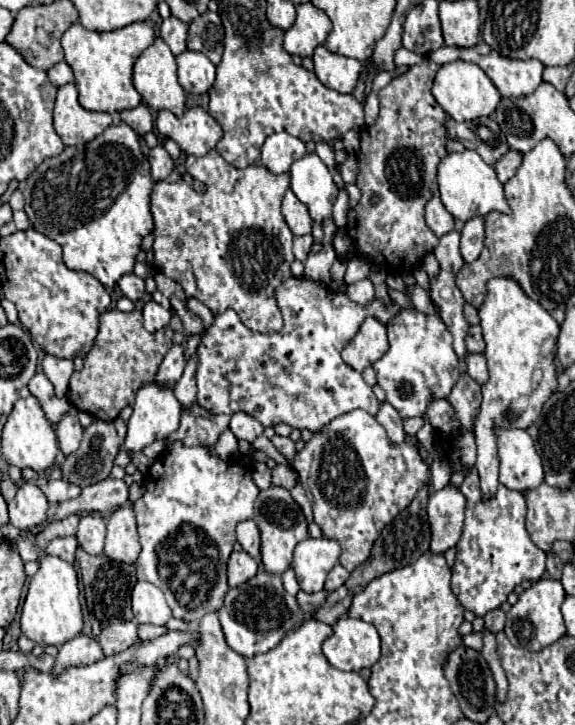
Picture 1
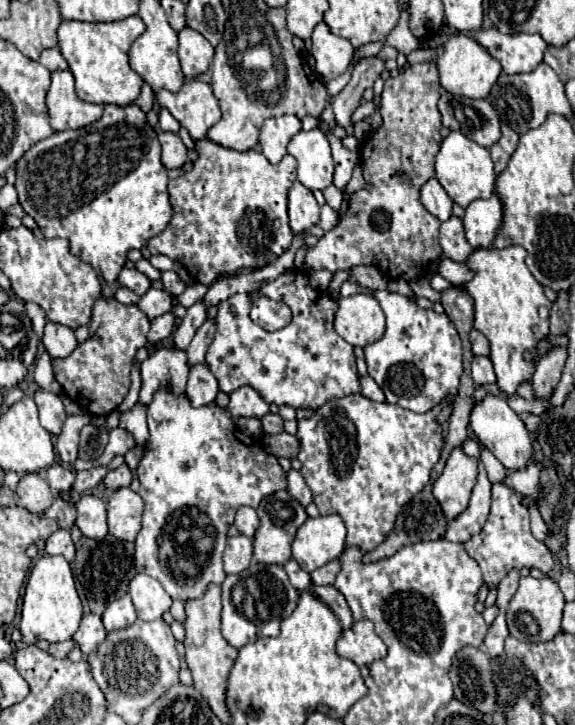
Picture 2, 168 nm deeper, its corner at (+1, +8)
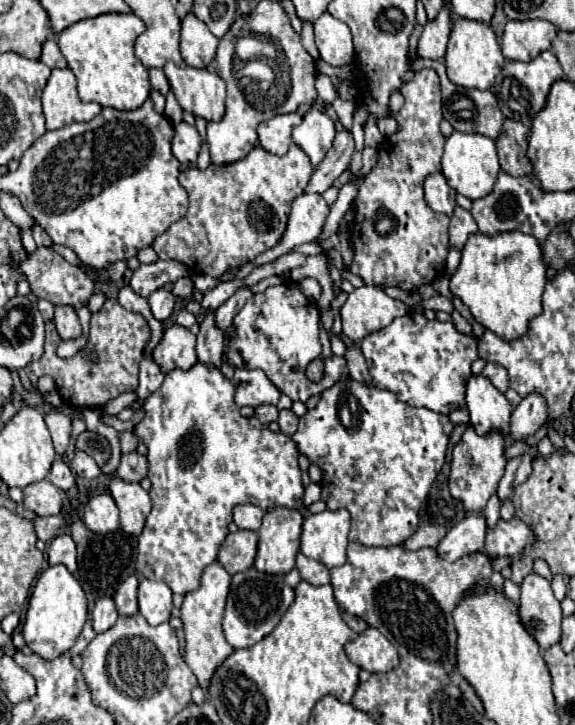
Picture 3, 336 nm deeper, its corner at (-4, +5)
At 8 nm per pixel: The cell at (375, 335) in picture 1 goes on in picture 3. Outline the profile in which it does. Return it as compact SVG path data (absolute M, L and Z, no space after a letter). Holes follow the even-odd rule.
M377 286L355 288L347 302L341 306L343 334L349 340L359 342L367 334L385 328L389 322L393 322L393 318L405 316L407 312L407 304L387 296Z

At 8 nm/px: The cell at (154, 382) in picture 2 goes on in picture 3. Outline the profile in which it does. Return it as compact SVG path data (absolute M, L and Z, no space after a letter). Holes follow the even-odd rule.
M171 324L163 330L159 344L153 350L155 362L161 366L163 372L173 368L187 370L197 362L195 354L195 334L179 324Z

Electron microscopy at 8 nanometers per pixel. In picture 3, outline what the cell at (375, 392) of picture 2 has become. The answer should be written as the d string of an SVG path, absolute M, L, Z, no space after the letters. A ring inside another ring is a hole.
M357 342L347 346L347 352L345 352L345 360L347 360L349 376L351 376L353 380L359 380L359 382L371 384L371 376L369 376L367 364L365 364L365 358L363 358L363 354L361 354L361 348L359 348L359 344L357 344Z

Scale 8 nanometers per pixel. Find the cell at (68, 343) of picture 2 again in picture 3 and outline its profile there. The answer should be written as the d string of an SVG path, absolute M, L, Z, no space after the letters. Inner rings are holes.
M55 306L55 326L59 330L59 336L63 340L69 340L69 338L77 338L81 336L81 324L79 324L79 318L77 318L77 312L73 310L73 306Z

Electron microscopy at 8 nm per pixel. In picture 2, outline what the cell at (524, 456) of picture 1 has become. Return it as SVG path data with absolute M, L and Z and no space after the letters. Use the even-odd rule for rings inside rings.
M488 395L480 405L476 405L470 415L470 429L480 437L480 441L494 453L494 457L508 471L526 469L534 461L534 439L530 431L524 427L524 421L508 407L508 403L502 397Z

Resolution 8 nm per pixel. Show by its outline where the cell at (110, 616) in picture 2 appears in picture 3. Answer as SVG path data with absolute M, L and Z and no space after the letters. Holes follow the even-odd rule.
M131 574L129 578L125 578L117 592L115 592L115 602L117 602L117 610L123 616L131 616L135 612L139 612L137 608L137 586L139 586L139 578L137 574Z

